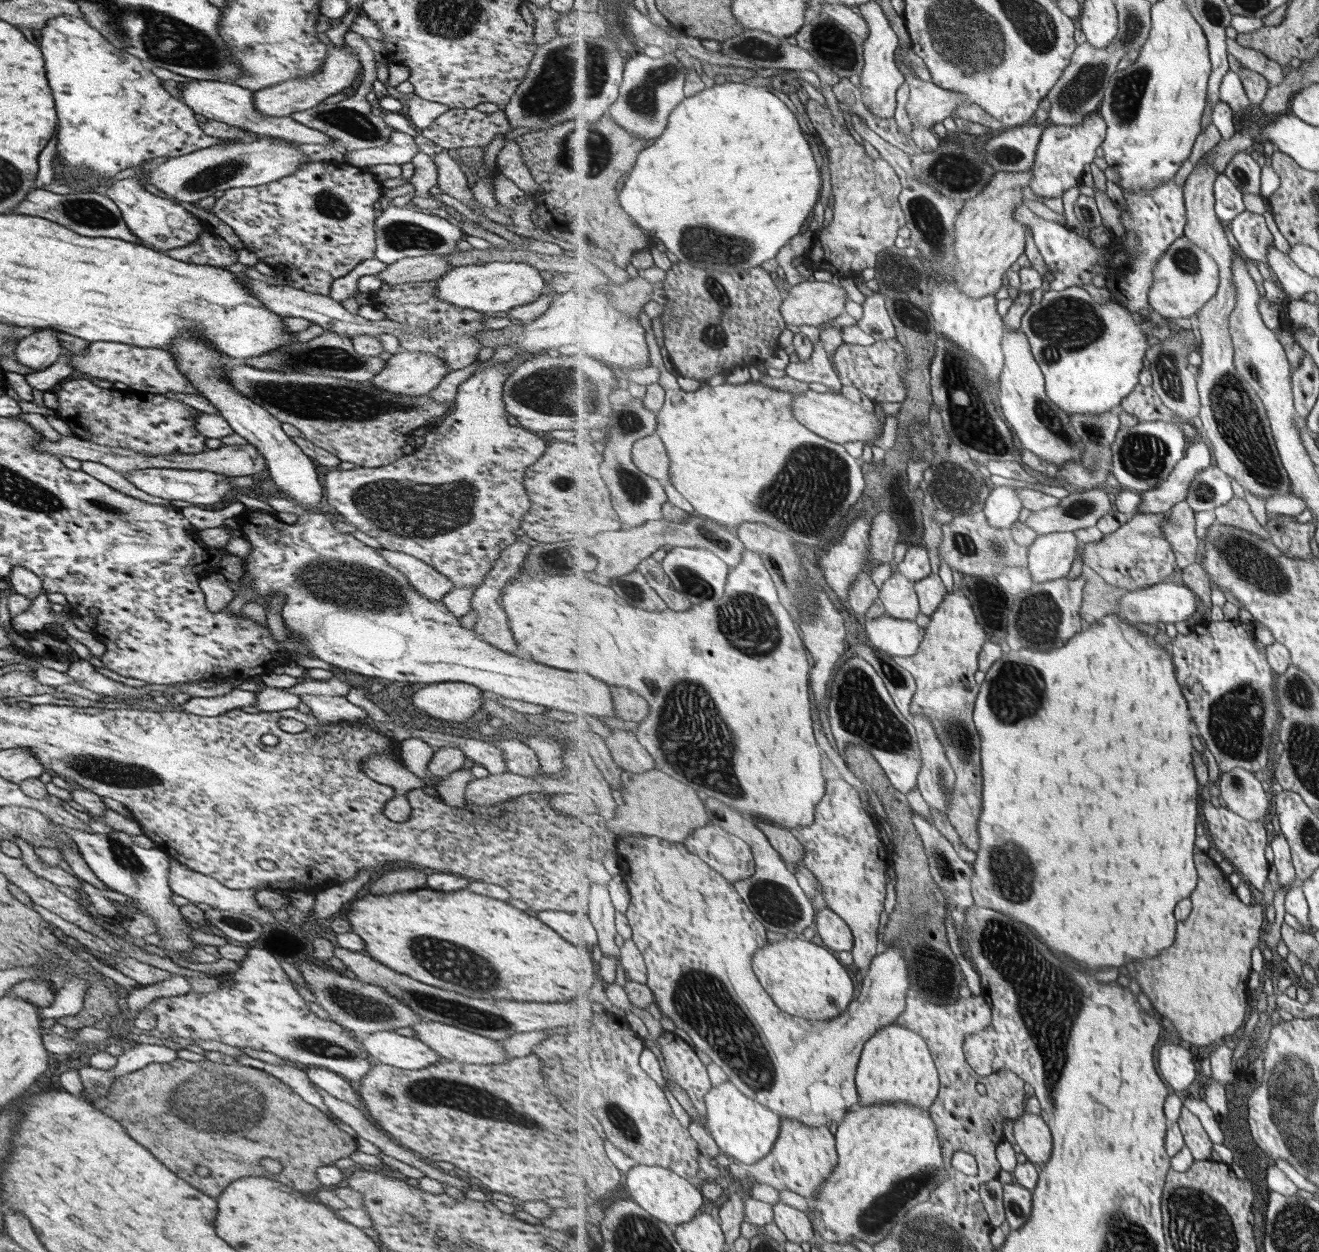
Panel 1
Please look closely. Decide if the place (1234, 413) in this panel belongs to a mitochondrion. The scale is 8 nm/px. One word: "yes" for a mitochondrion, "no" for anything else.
yes

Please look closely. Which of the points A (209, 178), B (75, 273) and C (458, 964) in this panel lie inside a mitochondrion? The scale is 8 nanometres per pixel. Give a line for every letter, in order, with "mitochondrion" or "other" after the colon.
A: mitochondrion
B: other
C: mitochondrion

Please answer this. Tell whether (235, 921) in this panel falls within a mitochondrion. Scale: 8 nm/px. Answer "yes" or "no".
yes

